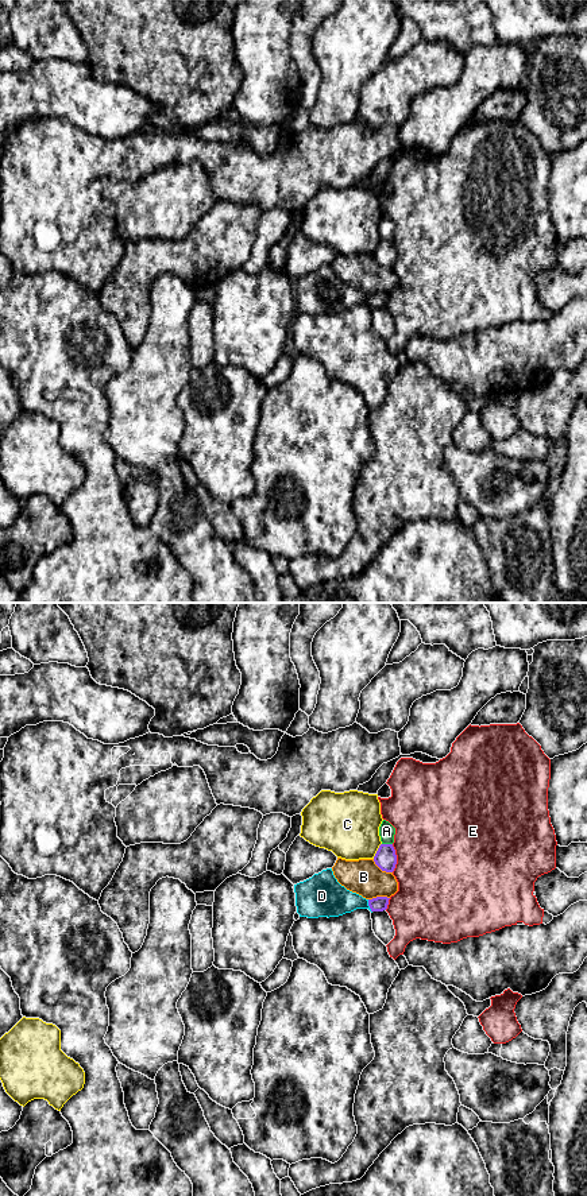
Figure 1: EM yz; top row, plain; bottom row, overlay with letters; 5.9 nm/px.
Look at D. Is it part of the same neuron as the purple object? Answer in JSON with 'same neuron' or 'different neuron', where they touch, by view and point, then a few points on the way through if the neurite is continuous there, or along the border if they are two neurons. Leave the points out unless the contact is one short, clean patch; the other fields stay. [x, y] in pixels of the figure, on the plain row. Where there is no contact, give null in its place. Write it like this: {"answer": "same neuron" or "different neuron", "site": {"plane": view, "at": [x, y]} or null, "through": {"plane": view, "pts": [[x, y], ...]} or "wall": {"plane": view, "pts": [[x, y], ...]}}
{"answer": "different neuron", "site": {"plane": "yz", "at": [369, 301]}, "wall": {"plane": "yz", "pts": [[367, 295], [371, 308]]}}

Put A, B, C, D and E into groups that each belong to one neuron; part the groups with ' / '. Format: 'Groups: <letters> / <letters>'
Groups: A / B / C / D / E

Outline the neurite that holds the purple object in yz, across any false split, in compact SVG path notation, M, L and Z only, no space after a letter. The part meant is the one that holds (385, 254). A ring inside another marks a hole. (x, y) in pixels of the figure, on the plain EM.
M381 240L375 252L375 260L386 268L393 268L397 260L397 251L393 240Z

